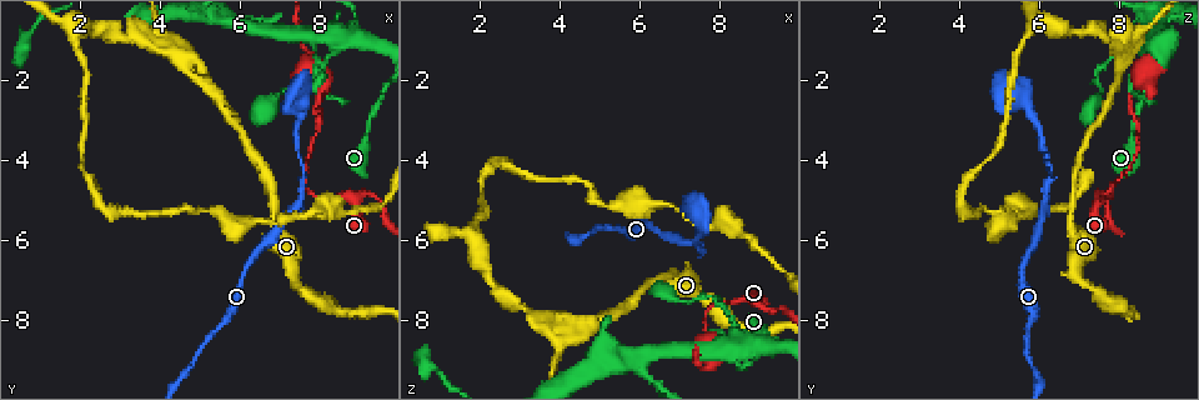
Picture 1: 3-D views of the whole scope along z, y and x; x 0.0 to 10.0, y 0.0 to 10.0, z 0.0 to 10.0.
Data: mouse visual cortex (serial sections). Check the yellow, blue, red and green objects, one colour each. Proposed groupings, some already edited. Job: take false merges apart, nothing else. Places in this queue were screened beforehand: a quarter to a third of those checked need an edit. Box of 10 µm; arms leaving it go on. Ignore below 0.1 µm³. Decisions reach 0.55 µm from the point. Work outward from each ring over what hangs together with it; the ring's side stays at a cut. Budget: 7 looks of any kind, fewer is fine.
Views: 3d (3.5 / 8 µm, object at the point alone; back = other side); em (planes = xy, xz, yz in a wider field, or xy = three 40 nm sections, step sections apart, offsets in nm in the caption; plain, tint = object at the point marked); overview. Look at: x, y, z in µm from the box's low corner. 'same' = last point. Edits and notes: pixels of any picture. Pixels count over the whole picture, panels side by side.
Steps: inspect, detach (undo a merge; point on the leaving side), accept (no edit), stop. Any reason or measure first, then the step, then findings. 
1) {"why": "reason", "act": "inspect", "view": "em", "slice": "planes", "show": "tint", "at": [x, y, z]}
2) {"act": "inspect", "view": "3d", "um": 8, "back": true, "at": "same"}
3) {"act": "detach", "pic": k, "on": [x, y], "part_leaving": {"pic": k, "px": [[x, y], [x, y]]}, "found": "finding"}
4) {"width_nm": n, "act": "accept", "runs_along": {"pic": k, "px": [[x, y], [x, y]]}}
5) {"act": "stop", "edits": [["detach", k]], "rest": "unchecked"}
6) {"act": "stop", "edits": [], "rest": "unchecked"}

{"why": "a fork", "act": "inspect", "view": "3d", "um": 3.5, "at": [4.50, 1.45, 8.10]}

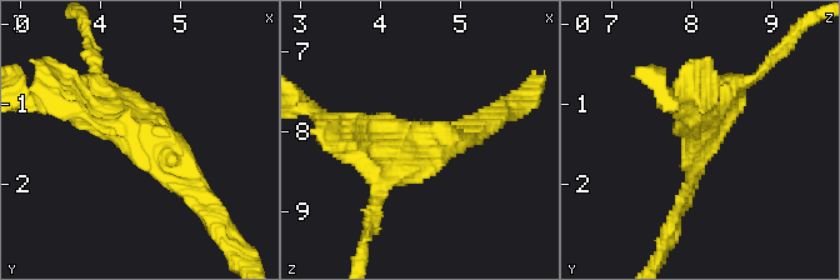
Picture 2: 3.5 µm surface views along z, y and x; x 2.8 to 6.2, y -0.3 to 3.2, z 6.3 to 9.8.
{"act": "inspect", "view": "em", "slice": "xy", "step": 2, "show": "tint", "at": [4.50, 1.40, 8.10]}

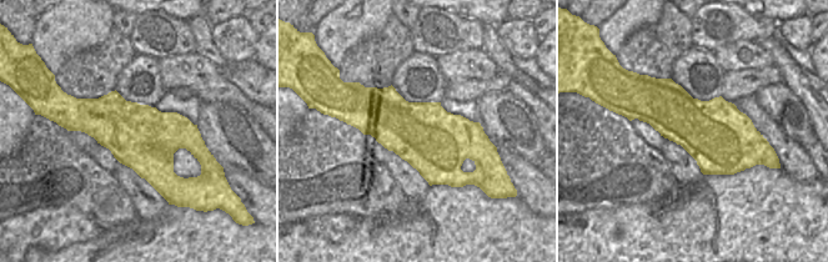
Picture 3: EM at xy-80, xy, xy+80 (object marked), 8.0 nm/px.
{"act": "accept", "runs_along": {"pic": 2, "px": [[200, 183], [173, 144], [65, 95]]}, "found": "all the same cell"}

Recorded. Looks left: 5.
{"why": "calibre changes", "act": "inspect", "view": "3d", "um": 8, "at": [7.55, 2.85, 5.85]}

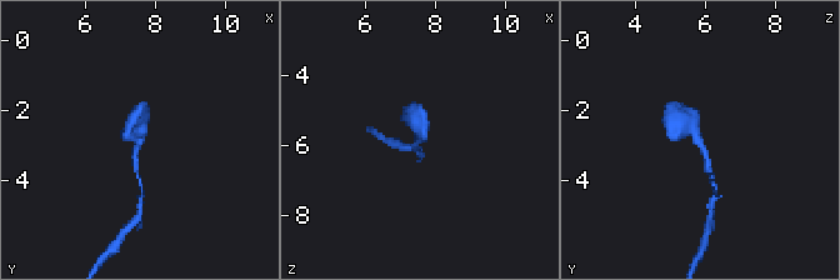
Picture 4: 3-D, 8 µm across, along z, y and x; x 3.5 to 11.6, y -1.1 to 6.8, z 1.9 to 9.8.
{"act": "inspect", "view": "3d", "um": 3.5, "at": "same"}

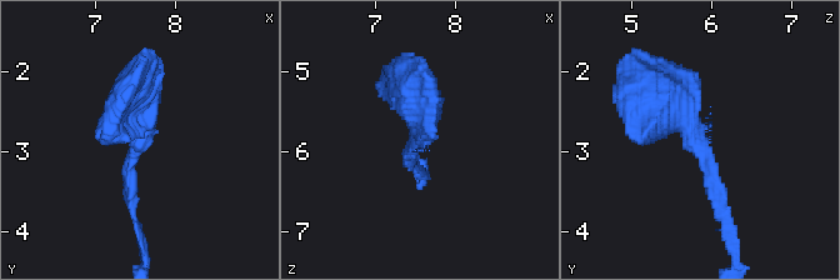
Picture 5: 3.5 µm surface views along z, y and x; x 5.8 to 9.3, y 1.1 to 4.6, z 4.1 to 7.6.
{"act": "inspect", "view": "em", "slice": "xy", "step": 1, "show": "tint", "at": [7.55, 2.90, 5.85]}

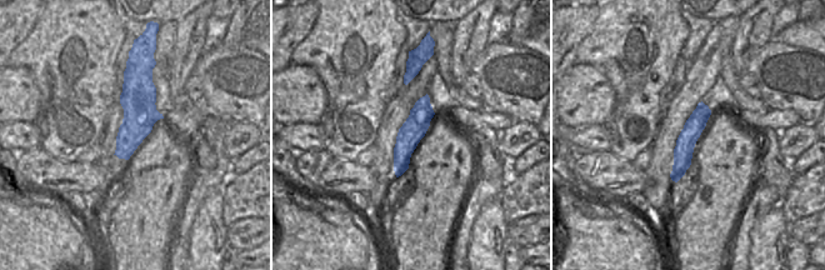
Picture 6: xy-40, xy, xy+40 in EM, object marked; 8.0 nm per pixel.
{"arm_widths_nm": [150, 400], "act": "accept", "runs_along": {"pic": 6, "px": [[425, 99], [398, 171]]}, "found": "all the same cell"}

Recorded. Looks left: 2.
{"why": "thick turns thin", "act": "inspect", "view": "3d", "um": 3.5, "at": [6.45, 5.55, 5.15]}

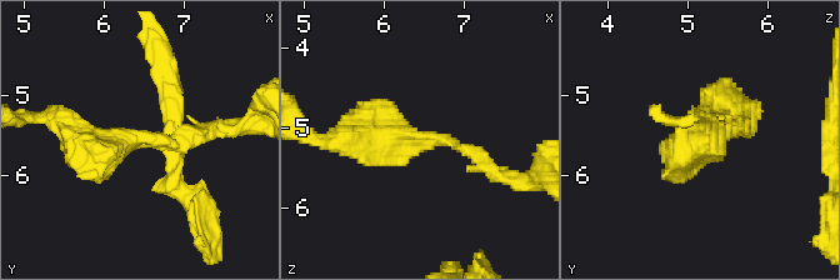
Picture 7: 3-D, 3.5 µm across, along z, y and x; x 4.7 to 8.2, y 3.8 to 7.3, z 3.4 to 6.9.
{"arm_widths_nm": [200, 400], "why": "need the tissue", "act": "inspect", "view": "em", "slice": "xy", "step": 1, "show": "tint", "at": [6.40, 5.55, 5.15]}

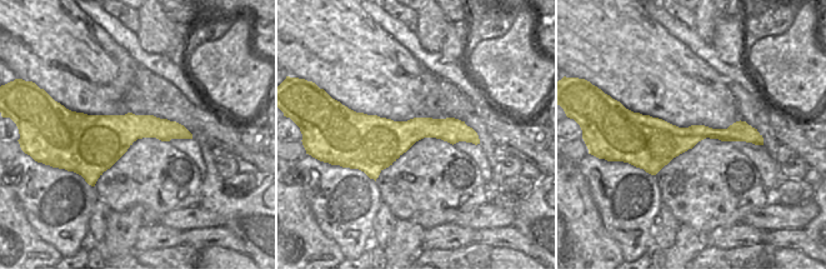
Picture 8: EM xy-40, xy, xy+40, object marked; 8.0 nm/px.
{"width_nm": 320, "act": "accept", "runs_along": {"pic": 7, "px": [[343, 139], [435, 135], [489, 168]]}, "found": "one cell here"}

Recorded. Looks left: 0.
{"act": "stop", "edits": [], "rest": "unchecked"}

